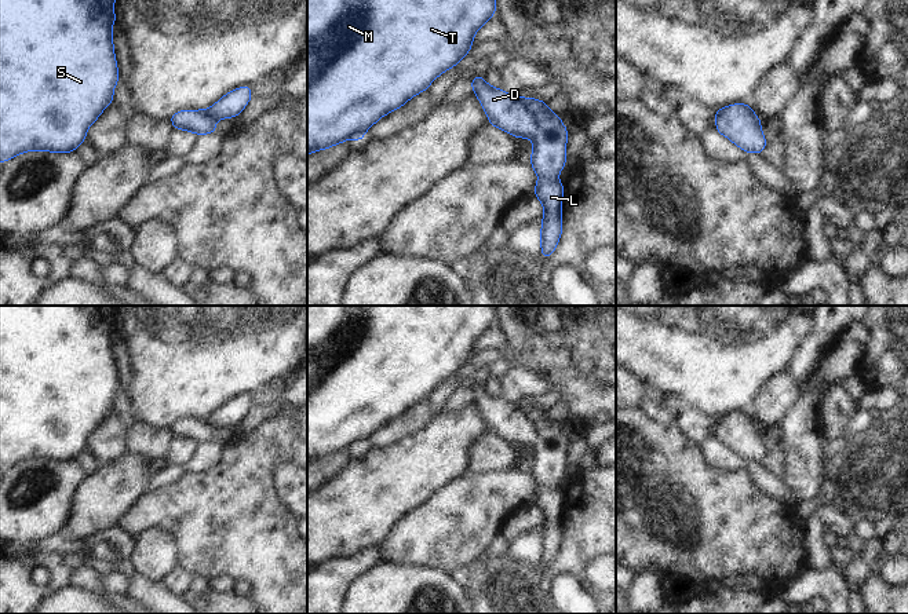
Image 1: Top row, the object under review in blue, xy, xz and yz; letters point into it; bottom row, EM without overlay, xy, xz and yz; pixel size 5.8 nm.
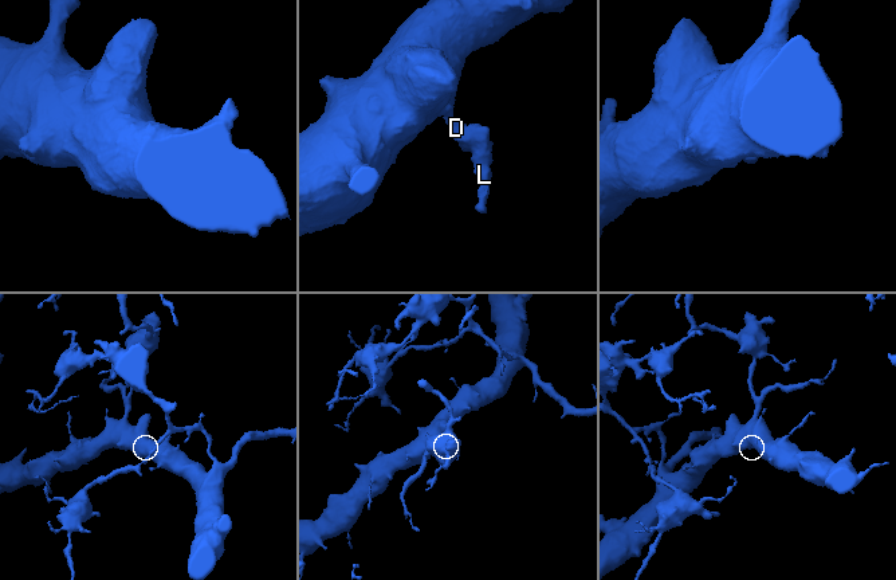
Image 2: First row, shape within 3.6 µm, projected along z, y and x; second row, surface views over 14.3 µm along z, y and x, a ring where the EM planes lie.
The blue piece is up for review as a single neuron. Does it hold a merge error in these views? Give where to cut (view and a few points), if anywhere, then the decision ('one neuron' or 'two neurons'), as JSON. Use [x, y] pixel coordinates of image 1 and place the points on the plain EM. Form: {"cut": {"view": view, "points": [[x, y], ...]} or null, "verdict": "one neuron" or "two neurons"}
{"cut": {"view": "xz", "points": [[517, 406], [532, 423], [535, 432], [533, 445]]}, "verdict": "two neurons"}

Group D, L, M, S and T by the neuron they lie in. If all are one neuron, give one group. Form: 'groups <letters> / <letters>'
groups D M S T / L

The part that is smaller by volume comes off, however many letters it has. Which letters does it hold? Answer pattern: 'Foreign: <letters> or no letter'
Foreign: L

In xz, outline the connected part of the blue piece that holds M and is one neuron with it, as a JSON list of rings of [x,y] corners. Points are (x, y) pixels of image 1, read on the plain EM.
[[[307,306],[307,463],[349,446],[357,450],[380,425],[413,403],[473,355],[475,340],[496,322],[496,306]]]

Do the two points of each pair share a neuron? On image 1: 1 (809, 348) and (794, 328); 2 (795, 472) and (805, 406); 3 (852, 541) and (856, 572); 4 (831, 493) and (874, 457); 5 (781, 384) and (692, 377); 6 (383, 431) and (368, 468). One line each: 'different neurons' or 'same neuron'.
1: different neurons
2: same neuron
3: same neuron
4: same neuron
5: different neurons
6: different neurons

